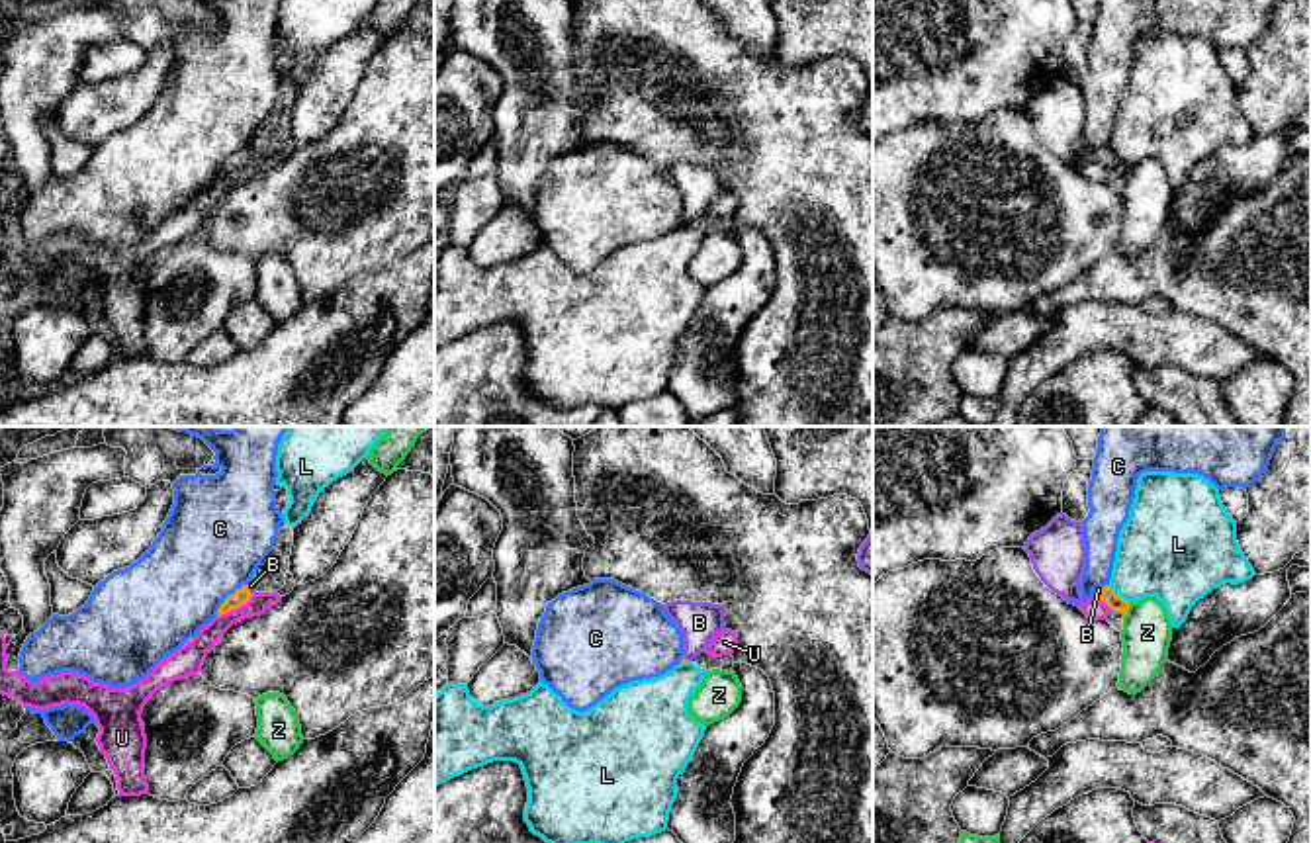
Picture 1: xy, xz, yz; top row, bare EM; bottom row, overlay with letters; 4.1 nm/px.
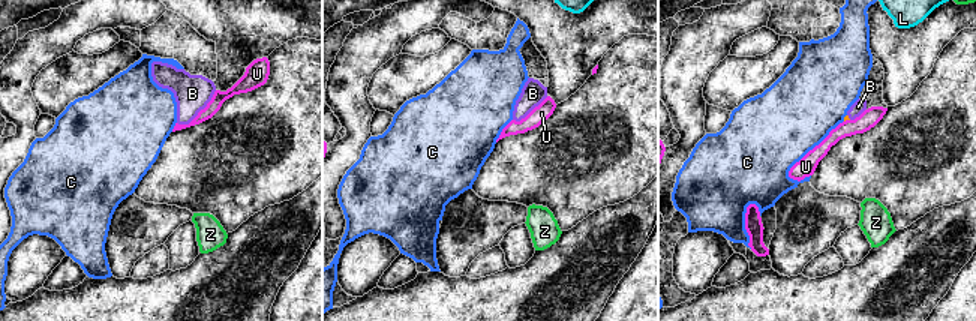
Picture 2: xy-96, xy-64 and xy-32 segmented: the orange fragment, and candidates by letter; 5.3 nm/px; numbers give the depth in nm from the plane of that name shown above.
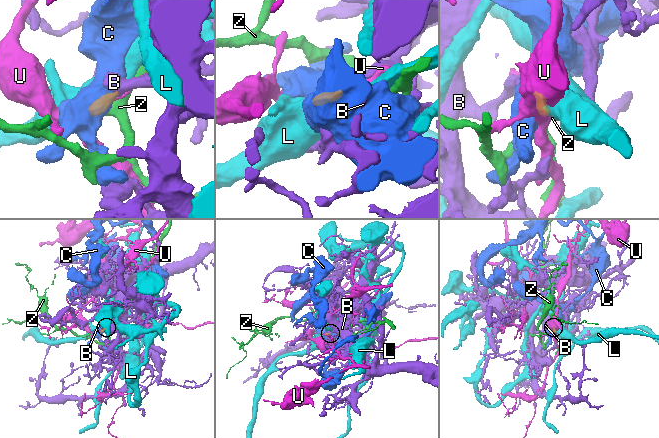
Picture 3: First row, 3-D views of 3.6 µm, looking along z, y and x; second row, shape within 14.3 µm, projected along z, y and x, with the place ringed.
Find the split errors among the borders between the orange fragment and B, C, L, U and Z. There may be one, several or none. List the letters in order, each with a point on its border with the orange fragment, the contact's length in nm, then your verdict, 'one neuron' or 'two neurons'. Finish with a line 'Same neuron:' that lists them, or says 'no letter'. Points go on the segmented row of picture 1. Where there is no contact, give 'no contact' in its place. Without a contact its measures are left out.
B: meets orange in xy at (247, 589); contact 50 nm long; one neuron
C: meets orange in xy at (227, 597); contact 180 nm long; two neurons
L: meets orange in yz at (1116, 593); contact 120 nm long; two neurons
U: meets orange in xy at (235, 607); contact 180 nm long; two neurons
Z: meets orange in yz at (1126, 611); contact 70 nm long; two neurons
Same neuron: B

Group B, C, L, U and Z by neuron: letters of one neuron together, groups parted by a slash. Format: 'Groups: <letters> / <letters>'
Groups: B / C / L / U / Z

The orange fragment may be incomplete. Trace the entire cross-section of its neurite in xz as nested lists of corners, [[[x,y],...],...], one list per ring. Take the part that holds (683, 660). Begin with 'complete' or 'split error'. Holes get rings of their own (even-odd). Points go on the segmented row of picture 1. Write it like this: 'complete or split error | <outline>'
split error | [[[673,600],[663,604],[663,610],[679,626],[685,640],[681,663],[704,653],[714,636],[726,630],[722,604]]]

